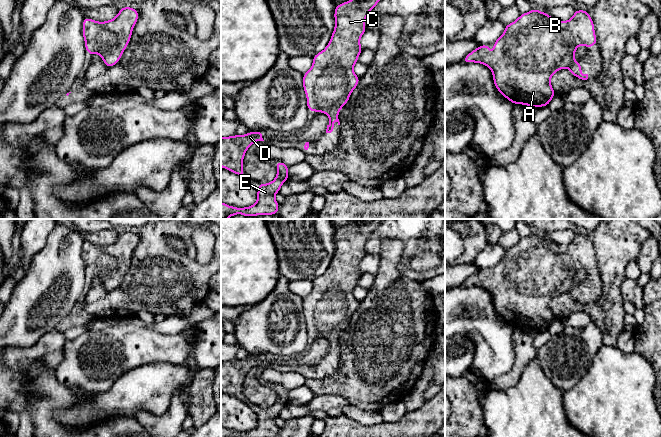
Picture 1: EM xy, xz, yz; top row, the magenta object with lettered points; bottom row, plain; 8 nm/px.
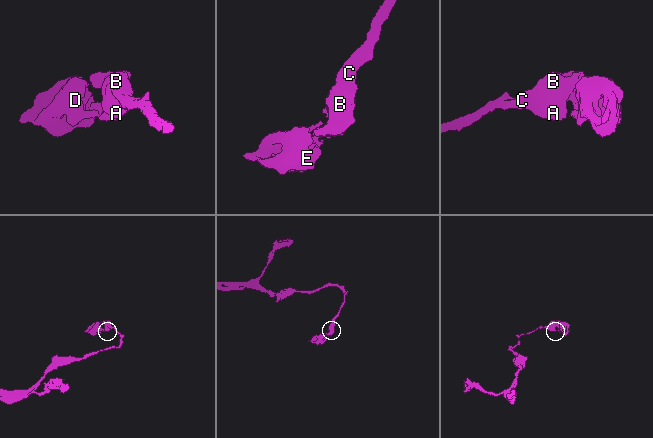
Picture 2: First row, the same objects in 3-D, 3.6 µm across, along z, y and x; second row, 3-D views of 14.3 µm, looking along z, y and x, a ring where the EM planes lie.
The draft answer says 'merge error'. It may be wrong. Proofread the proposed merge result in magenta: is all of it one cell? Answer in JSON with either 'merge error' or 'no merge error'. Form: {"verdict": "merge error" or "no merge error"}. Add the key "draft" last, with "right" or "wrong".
{"verdict": "no merge error", "draft": "wrong"}

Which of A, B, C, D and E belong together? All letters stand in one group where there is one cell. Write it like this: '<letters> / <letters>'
A B C D E

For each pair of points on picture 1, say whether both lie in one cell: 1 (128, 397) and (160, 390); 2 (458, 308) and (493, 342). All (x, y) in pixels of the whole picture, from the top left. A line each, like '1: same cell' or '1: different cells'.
1: same cell
2: same cell

